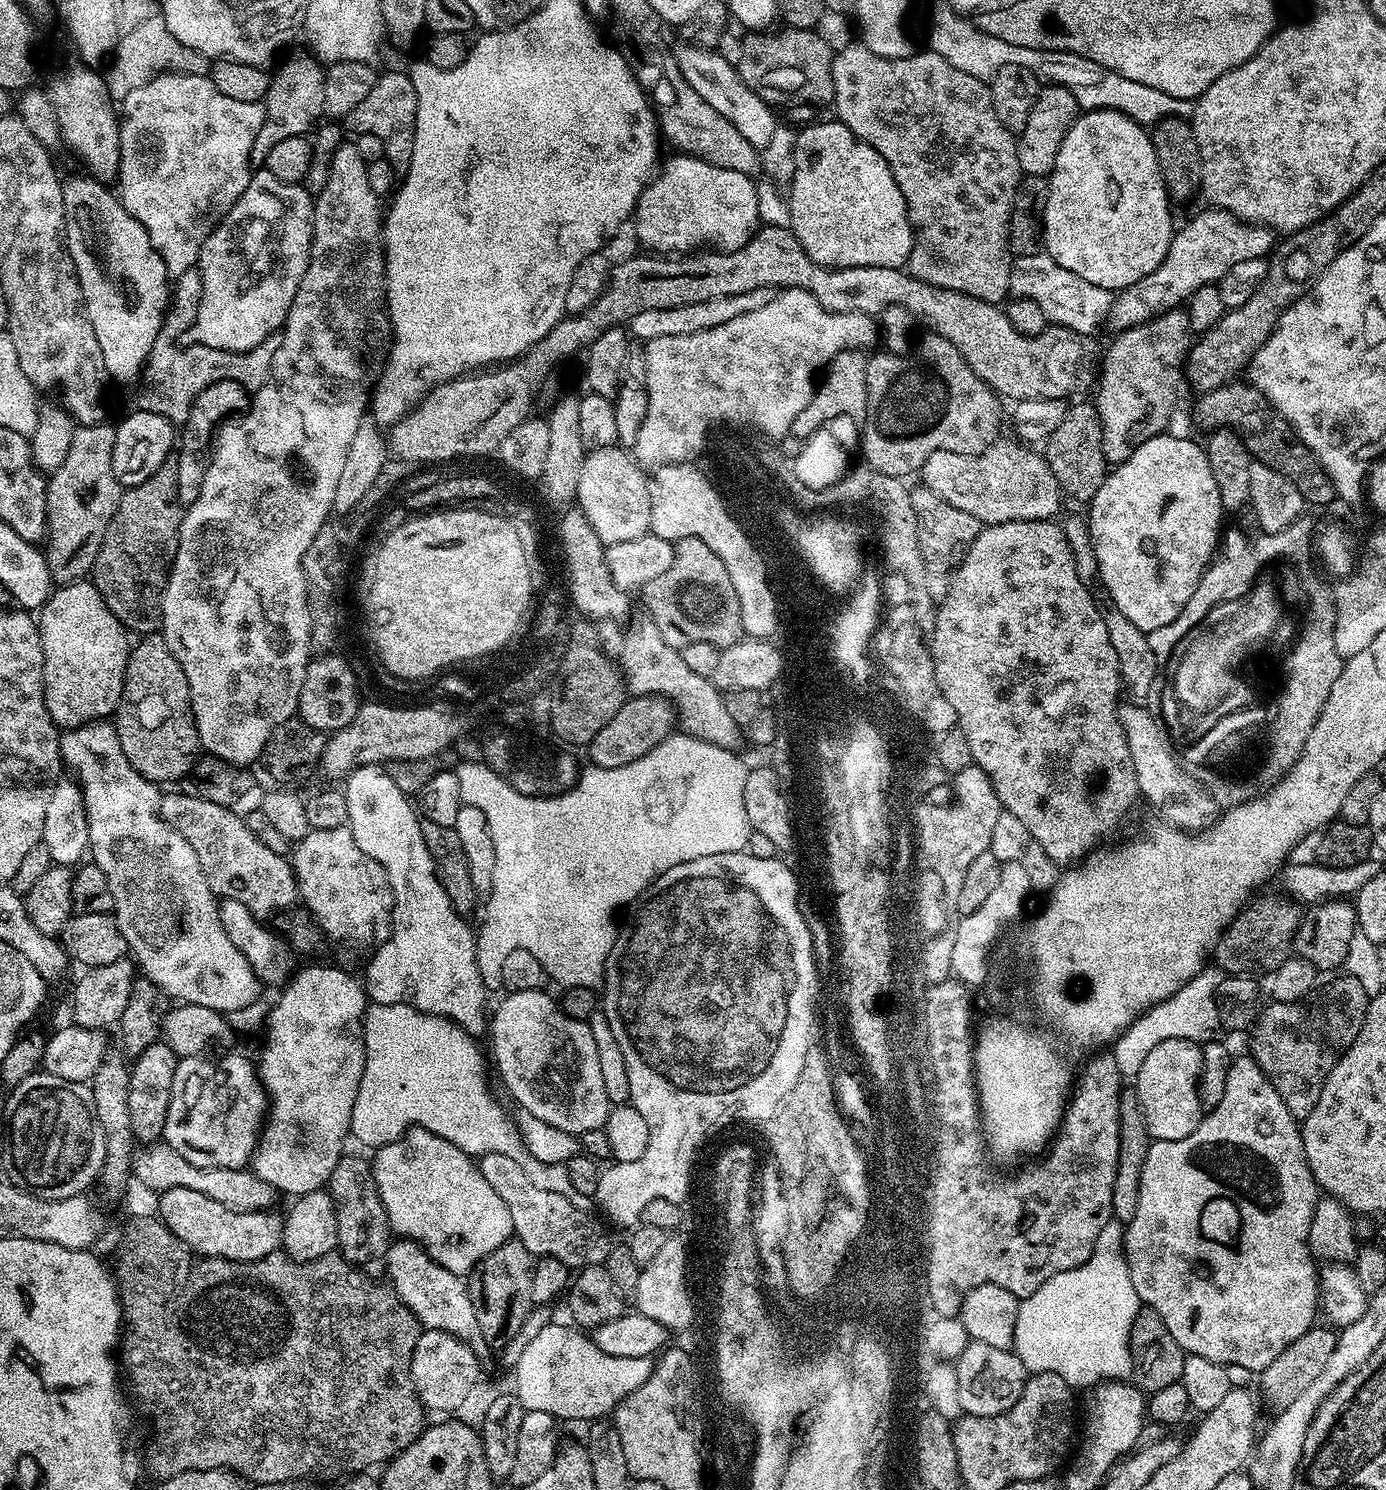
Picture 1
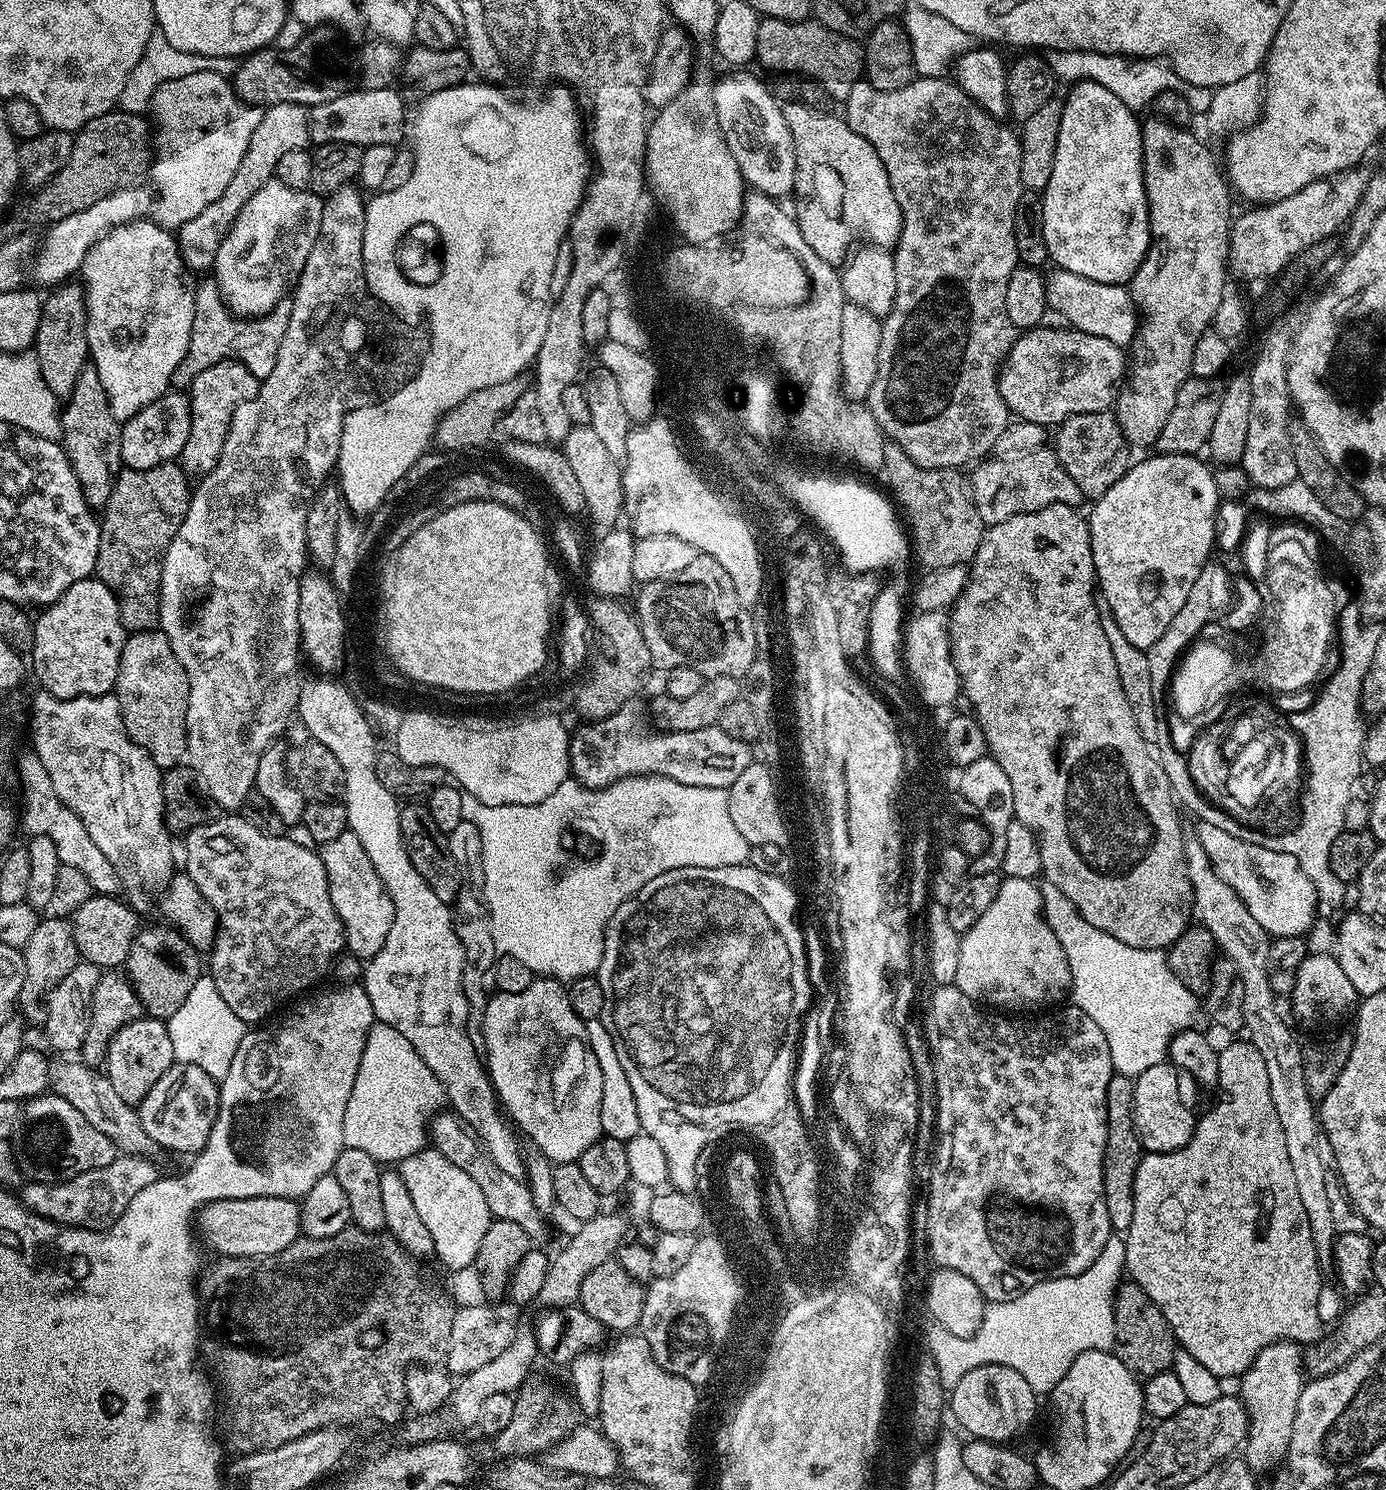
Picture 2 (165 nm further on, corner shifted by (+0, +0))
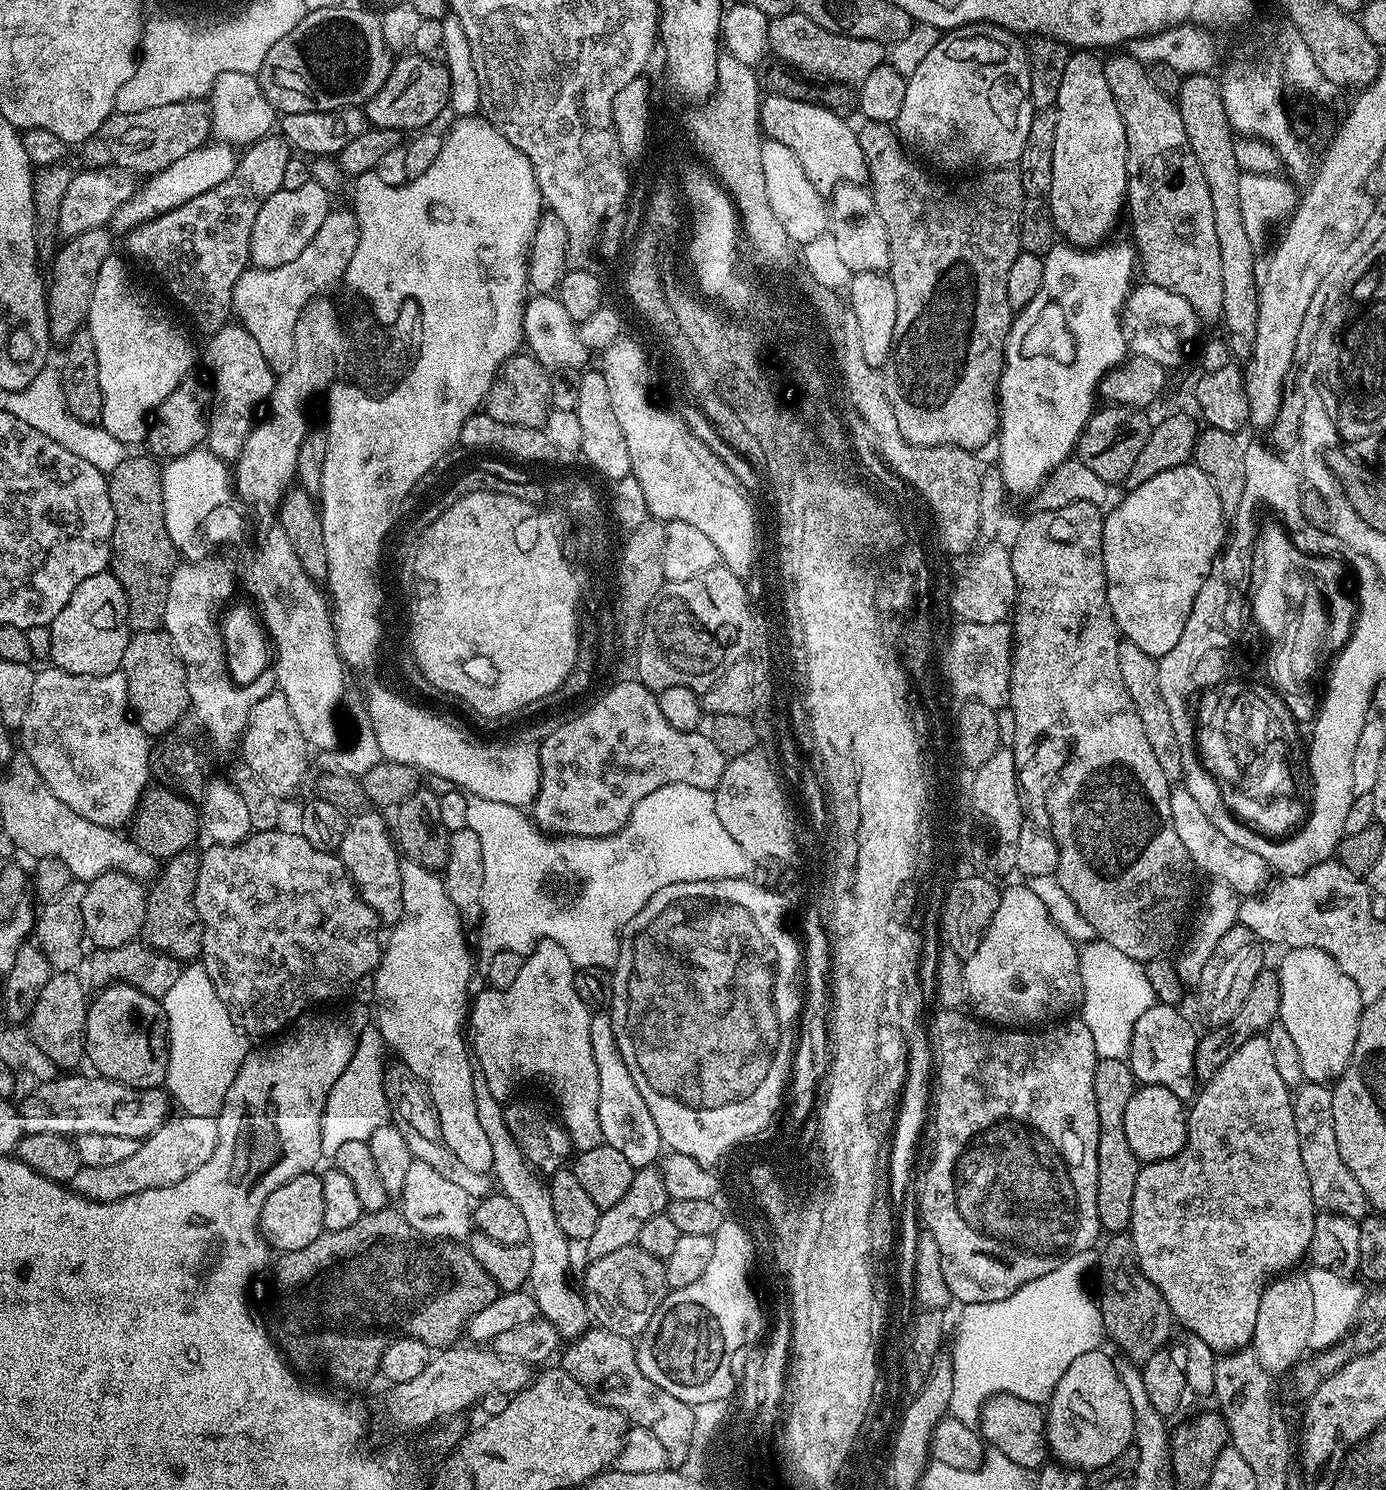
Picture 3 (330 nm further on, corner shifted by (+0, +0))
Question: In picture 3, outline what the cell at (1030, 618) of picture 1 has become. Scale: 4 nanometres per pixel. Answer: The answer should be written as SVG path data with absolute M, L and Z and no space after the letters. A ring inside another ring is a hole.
M1074 502L1070 506L1062 506L1062 510L1033 511L1033 516L1020 528L1016 541L1010 544L1013 574L1016 579L1016 600L1014 611L1010 616L1010 627L1014 637L1012 649L1012 673L1008 687L1007 707L1014 714L1014 740L1011 746L1016 759L1017 769L1024 770L1027 764L1033 764L1040 771L1040 776L1048 785L1044 788L1042 807L1048 811L1052 823L1052 833L1058 846L1058 870L1054 877L1055 883L1060 883L1062 891L1068 895L1070 903L1076 907L1076 912L1093 928L1099 939L1105 940L1110 946L1122 950L1126 958L1138 961L1153 960L1167 953L1167 948L1180 936L1180 923L1184 920L1184 911L1188 908L1188 895L1192 892L1192 872L1194 865L1187 850L1179 841L1174 830L1174 820L1171 817L1171 794L1168 775L1158 766L1158 758L1151 748L1142 722L1138 718L1138 710L1134 710L1134 702L1130 702L1130 694L1126 694L1126 682L1122 682L1122 669L1118 667L1118 646L1121 635L1112 616L1108 601L1108 579L1104 573L1102 562L1102 530L1104 529L1105 513L1101 505L1090 502Z

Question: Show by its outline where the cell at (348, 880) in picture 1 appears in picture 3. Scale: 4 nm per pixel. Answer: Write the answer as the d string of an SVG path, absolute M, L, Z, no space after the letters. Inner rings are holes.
M364 810L351 817L338 855L366 906L373 908L380 916L381 925L395 926L402 918L402 856L390 831L389 821L387 824L379 815L379 811Z

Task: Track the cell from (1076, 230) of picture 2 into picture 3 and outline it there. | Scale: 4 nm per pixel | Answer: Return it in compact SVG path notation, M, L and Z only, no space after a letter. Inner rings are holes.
M1076 50L1071 53L1066 62L1066 71L1062 73L1062 86L1058 89L1058 98L1055 102L1056 117L1058 118L1058 126L1054 130L1054 178L1050 178L1050 190L1046 197L1052 217L1054 218L1054 226L1057 233L1067 243L1077 248L1095 248L1107 241L1108 236L1112 232L1112 227L1116 224L1120 212L1125 211L1126 197L1128 195L1128 171L1126 170L1126 126L1122 122L1122 114L1118 114L1118 102L1114 102L1114 94L1110 94L1110 85L1106 83L1106 74L1104 73L1104 60L1101 59L1095 51L1092 50Z

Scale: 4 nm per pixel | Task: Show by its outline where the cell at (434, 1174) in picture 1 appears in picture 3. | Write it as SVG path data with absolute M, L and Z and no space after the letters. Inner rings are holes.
M414 1160L410 1162L410 1170L406 1174L406 1186L398 1194L399 1211L403 1212L406 1222L414 1226L414 1230L422 1236L436 1240L467 1241L474 1231L472 1223L473 1201L466 1190L454 1186L447 1178L442 1178L434 1166L426 1166L426 1162Z

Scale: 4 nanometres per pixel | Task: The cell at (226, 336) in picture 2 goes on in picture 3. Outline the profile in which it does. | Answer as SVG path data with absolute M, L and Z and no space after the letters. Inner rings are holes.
M333 207L326 214L326 218L322 218L318 234L310 238L306 250L302 250L302 254L298 254L294 262L286 262L273 268L250 266L240 275L238 282L234 282L232 310L235 319L243 324L246 330L250 330L254 338L258 338L258 346L266 354L266 362L273 372L283 374L290 370L290 366L294 366L294 338L298 318L306 305L325 293L330 286L328 280L320 280L320 271L323 270L324 264L348 264L358 246L359 233L356 213L351 207Z

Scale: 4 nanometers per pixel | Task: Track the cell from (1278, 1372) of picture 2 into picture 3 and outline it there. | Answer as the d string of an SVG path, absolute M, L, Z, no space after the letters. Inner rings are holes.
M1292 1270L1269 1280L1262 1290L1262 1302L1258 1302L1258 1322L1254 1322L1250 1348L1265 1370L1273 1374L1295 1369L1309 1351L1310 1329L1314 1326L1314 1290L1307 1275L1298 1273Z

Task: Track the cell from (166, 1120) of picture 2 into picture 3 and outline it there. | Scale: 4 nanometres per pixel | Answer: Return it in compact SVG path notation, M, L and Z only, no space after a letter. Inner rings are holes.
M60 1074L57 1075L55 1080L46 1080L39 1085L40 1088L37 1092L32 1092L24 1101L19 1101L18 1111L22 1118L22 1126L27 1134L58 1134L59 1136L67 1136L75 1138L82 1134L118 1134L122 1138L134 1138L135 1140L142 1141L145 1138L157 1132L164 1121L169 1119L170 1111L168 1112L168 1104L170 1105L170 1096L163 1087L159 1088L131 1088L125 1084L120 1084L116 1080L107 1080L104 1076L99 1074L91 1074L92 1076L72 1076L76 1074Z

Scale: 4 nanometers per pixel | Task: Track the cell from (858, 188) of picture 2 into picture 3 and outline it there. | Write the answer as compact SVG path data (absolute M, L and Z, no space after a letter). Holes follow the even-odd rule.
M765 95L760 101L760 127L763 135L794 150L794 158L798 158L798 162L802 162L802 170L806 170L806 178L814 182L814 186L821 194L831 194L839 184L864 184L868 180L868 167L862 154L860 137L857 129L851 128L848 122L845 117L835 116L830 110L817 104L809 104L806 100Z

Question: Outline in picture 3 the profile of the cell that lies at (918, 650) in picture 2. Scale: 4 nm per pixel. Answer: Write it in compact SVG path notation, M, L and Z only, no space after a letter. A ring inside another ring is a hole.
M1007 623L992 625L968 625L956 632L948 653L948 670L955 684L953 691L964 700L981 700L994 709L1005 707L1012 673L1012 649L1014 637Z

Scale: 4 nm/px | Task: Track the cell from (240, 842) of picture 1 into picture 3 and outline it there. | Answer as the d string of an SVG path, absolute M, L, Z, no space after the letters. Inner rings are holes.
M253 831L252 835L241 844L212 844L208 846L205 852L199 853L198 878L192 895L192 901L204 927L204 950L202 953L204 969L206 974L210 974L210 982L214 982L214 990L218 994L218 998L222 998L222 1006L226 1006L234 1026L248 1038L268 1036L271 1032L281 1031L280 1033L283 1033L289 1025L299 1021L311 1009L308 1008L311 1004L324 1004L327 1000L338 999L343 992L345 995L356 985L358 978L373 975L376 967L380 965L382 951L380 916L373 908L366 906L366 902L360 896L360 892L354 886L354 882L346 870L346 866L340 861L339 855L336 852L323 852L310 846L310 842L306 842L306 838L301 836L299 831L282 831Z

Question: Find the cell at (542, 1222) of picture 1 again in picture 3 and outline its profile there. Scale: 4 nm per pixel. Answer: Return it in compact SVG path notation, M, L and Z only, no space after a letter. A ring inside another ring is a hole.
M393 1063L384 1073L384 1093L388 1103L388 1115L390 1122L406 1138L406 1146L410 1146L412 1158L426 1162L426 1166L434 1166L442 1178L447 1178L449 1182L454 1182L461 1190L466 1190L469 1198L483 1198L489 1195L489 1177L483 1172L469 1170L458 1158L454 1158L454 1150L446 1146L446 1142L440 1133L440 1123L438 1122L438 1110L430 1098L430 1090L418 1078L418 1074L410 1071L405 1064Z

